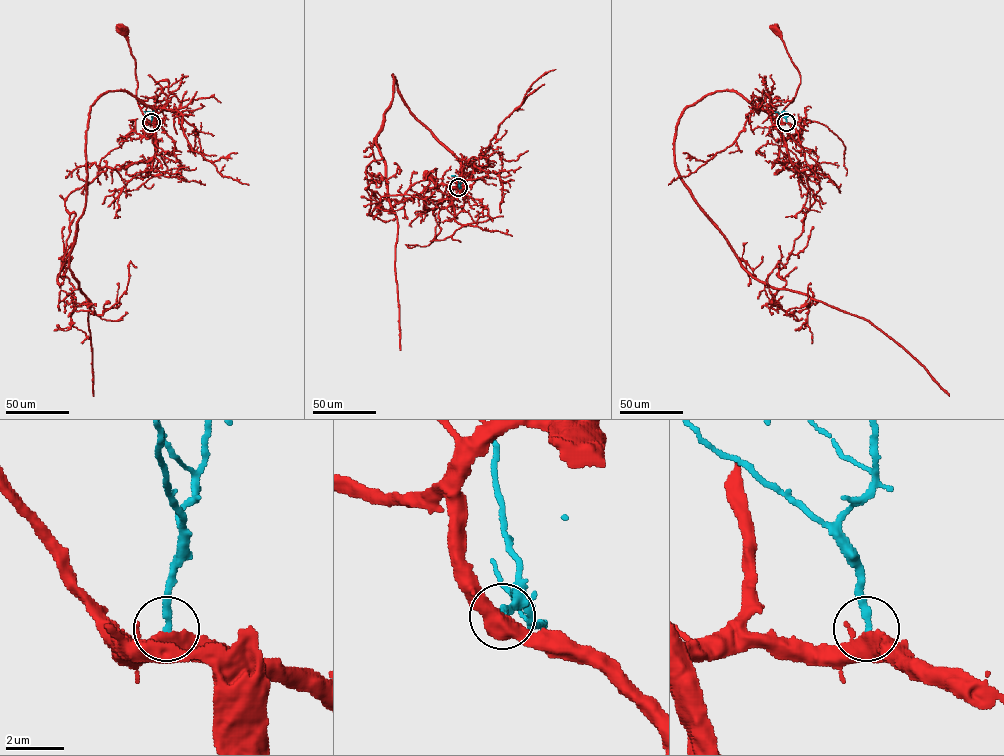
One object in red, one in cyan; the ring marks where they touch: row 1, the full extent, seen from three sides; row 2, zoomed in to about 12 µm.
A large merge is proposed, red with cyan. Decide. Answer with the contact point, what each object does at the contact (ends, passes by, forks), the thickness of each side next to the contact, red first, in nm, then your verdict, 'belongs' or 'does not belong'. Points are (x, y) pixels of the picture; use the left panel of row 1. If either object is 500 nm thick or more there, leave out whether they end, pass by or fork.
(151, 122) | 550/280 nm | belongs

